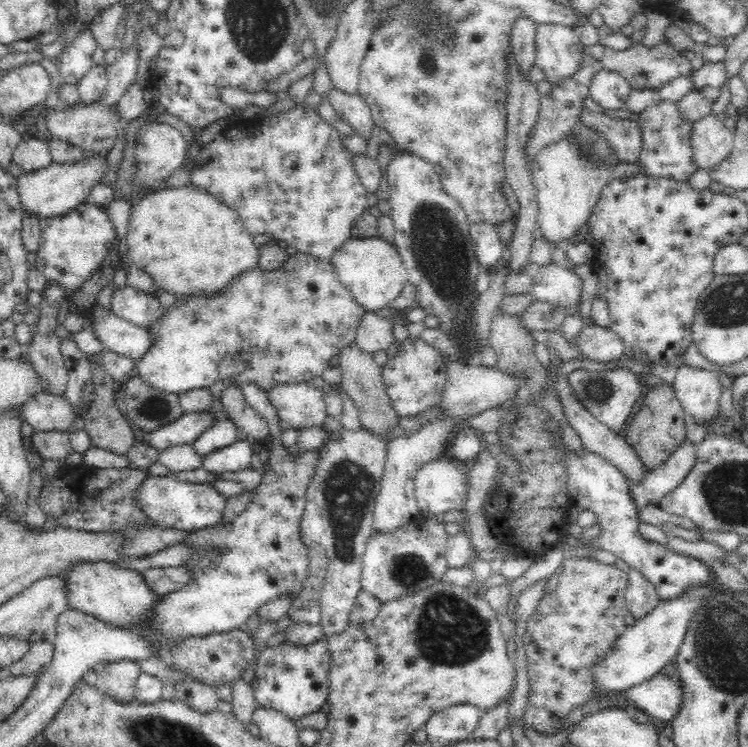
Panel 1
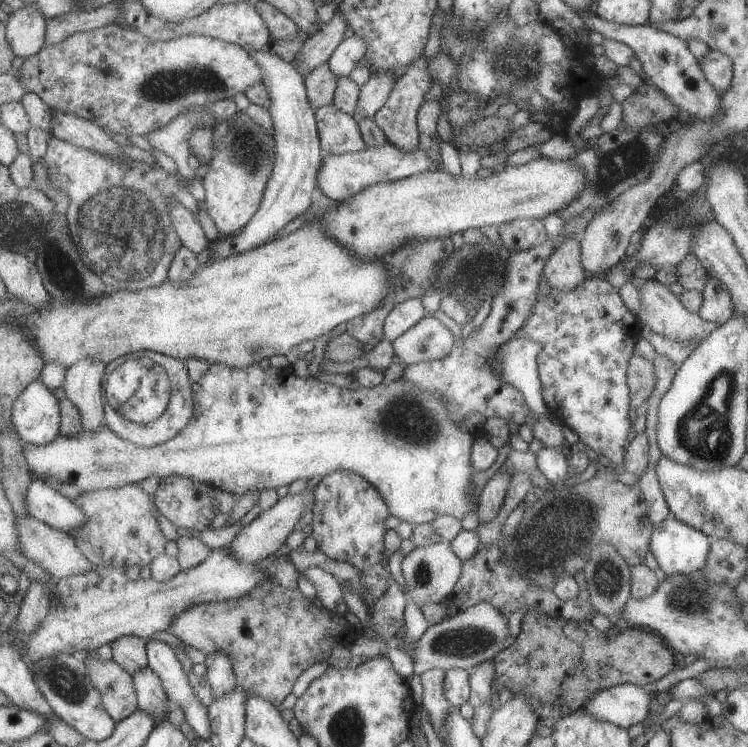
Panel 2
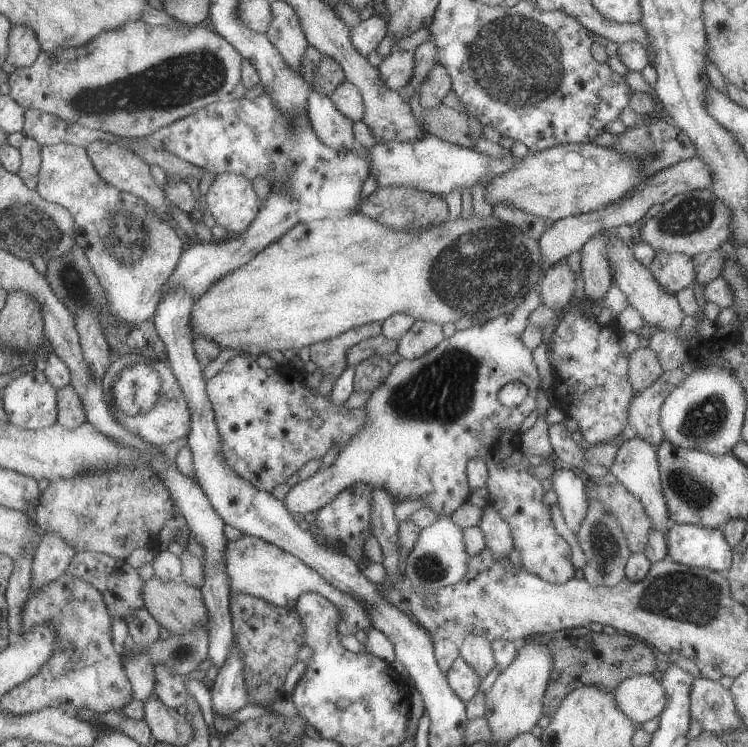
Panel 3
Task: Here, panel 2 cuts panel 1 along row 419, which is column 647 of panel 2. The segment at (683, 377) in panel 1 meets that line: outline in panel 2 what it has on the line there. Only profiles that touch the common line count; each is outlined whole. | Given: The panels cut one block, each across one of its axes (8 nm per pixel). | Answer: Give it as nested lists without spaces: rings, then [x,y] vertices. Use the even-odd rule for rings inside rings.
[[[624,683],[596,692],[582,710],[600,722],[628,729],[633,724],[644,722],[654,703],[654,696],[648,688]]]

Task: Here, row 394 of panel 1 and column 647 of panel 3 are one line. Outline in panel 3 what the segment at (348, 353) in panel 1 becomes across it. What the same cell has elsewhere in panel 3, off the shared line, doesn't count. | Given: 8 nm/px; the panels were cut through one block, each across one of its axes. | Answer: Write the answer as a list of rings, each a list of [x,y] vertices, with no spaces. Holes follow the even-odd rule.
[[[640,348],[631,352],[629,361],[629,379],[635,392],[640,392],[664,372],[657,356],[650,348]]]

